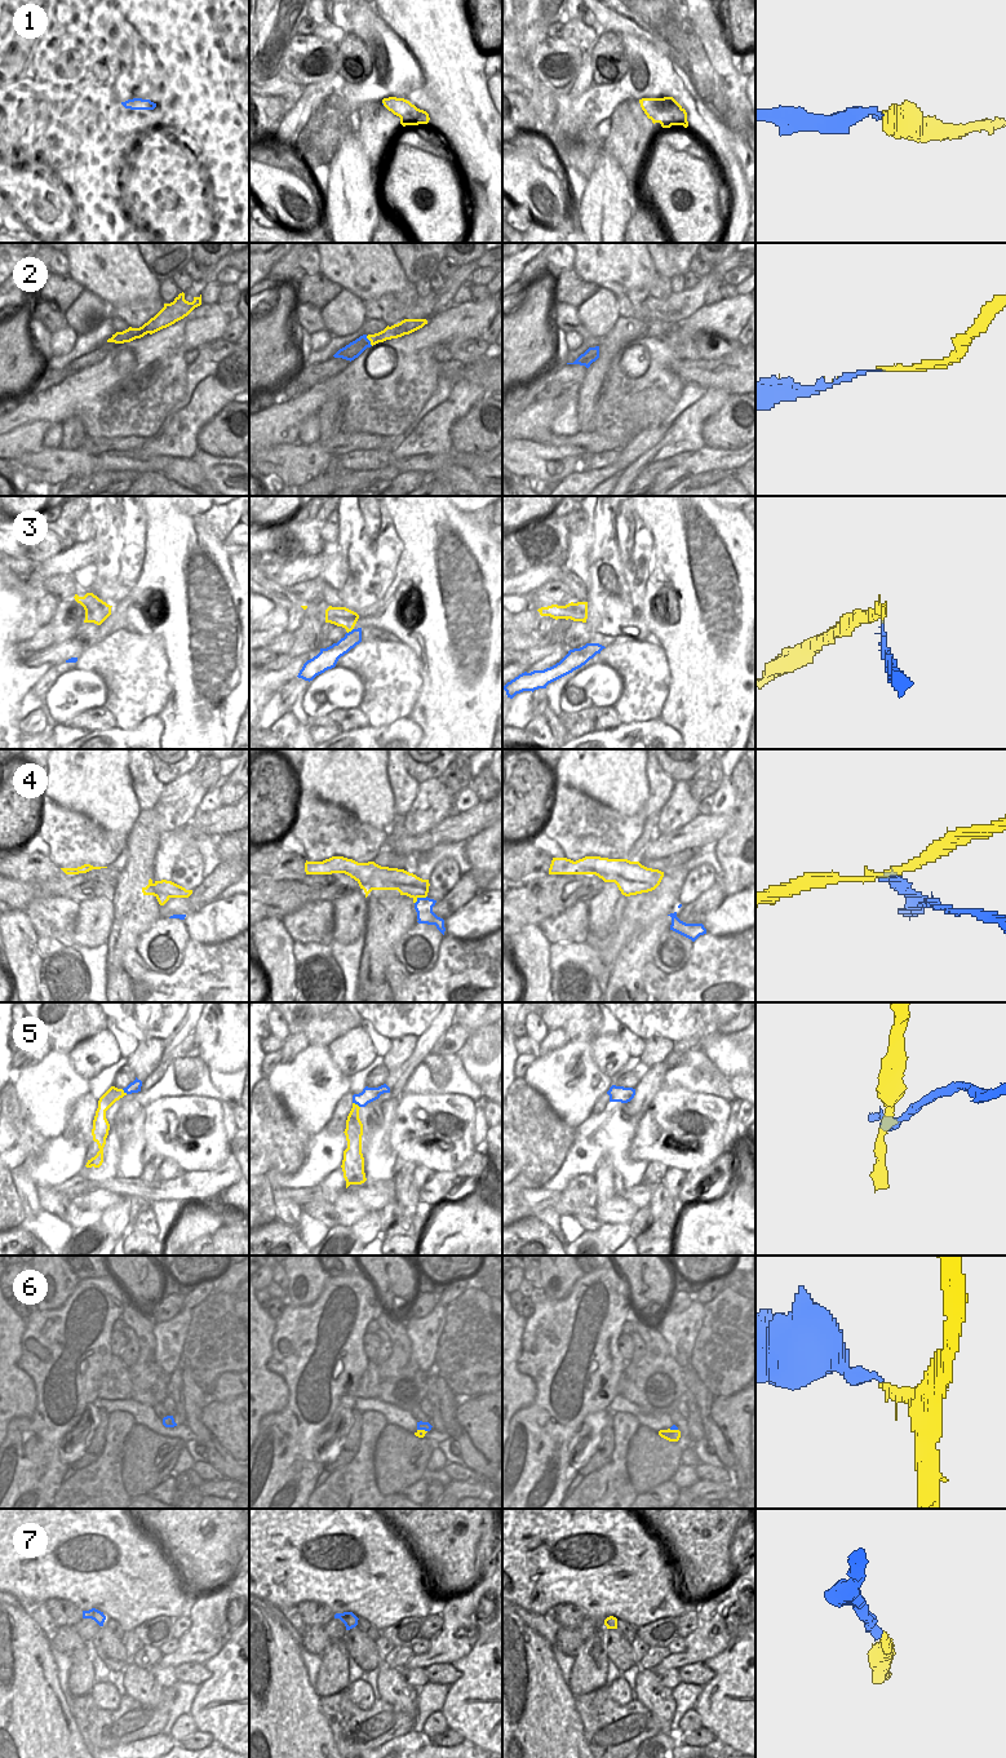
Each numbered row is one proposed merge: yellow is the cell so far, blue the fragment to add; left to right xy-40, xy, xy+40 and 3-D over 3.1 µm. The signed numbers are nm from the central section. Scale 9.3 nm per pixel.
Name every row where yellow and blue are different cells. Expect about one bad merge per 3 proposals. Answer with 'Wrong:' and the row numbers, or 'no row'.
Wrong: 3, 4, 5

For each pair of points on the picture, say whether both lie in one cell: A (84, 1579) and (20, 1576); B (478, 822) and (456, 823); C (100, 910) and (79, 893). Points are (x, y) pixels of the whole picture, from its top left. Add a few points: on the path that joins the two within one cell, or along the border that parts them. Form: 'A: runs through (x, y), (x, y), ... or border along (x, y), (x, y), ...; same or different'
A: runs through (69, 1575), (35, 1575); same
B: runs through (473, 822), (461, 823); same
C: border along (110, 897), (93, 897), (79, 902); different

